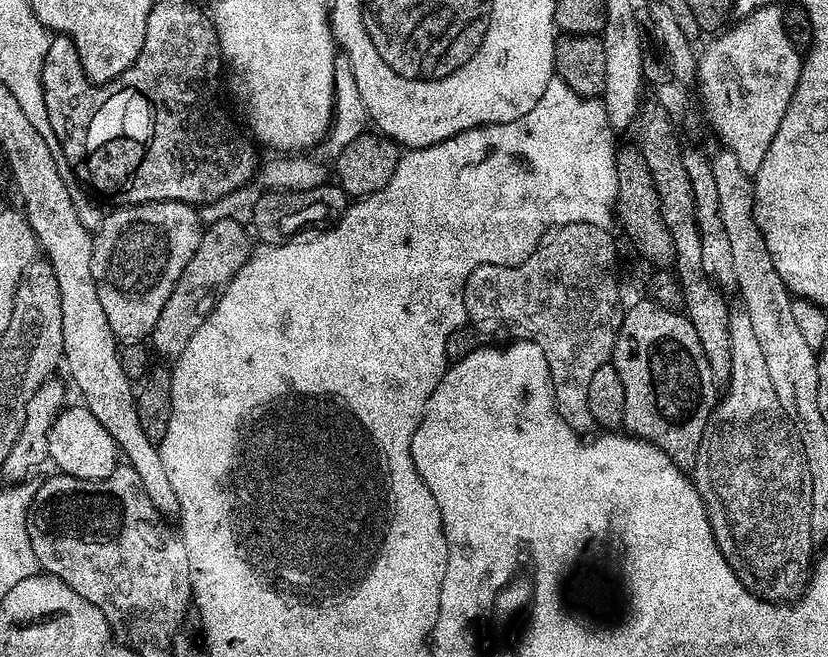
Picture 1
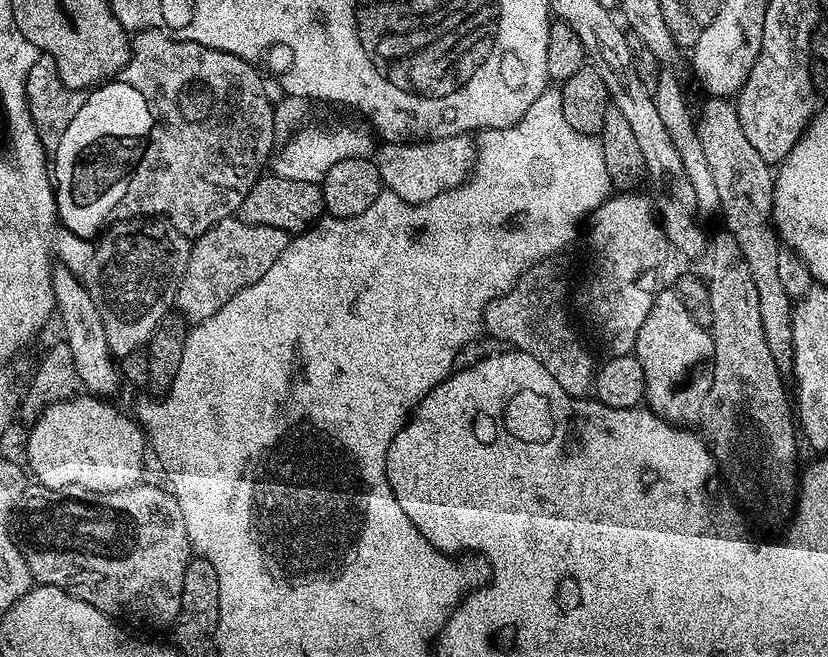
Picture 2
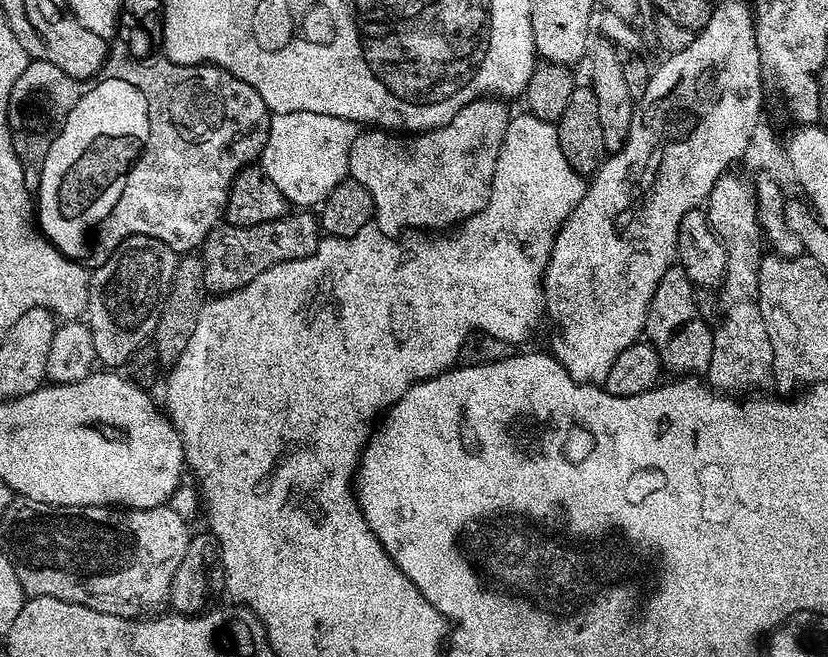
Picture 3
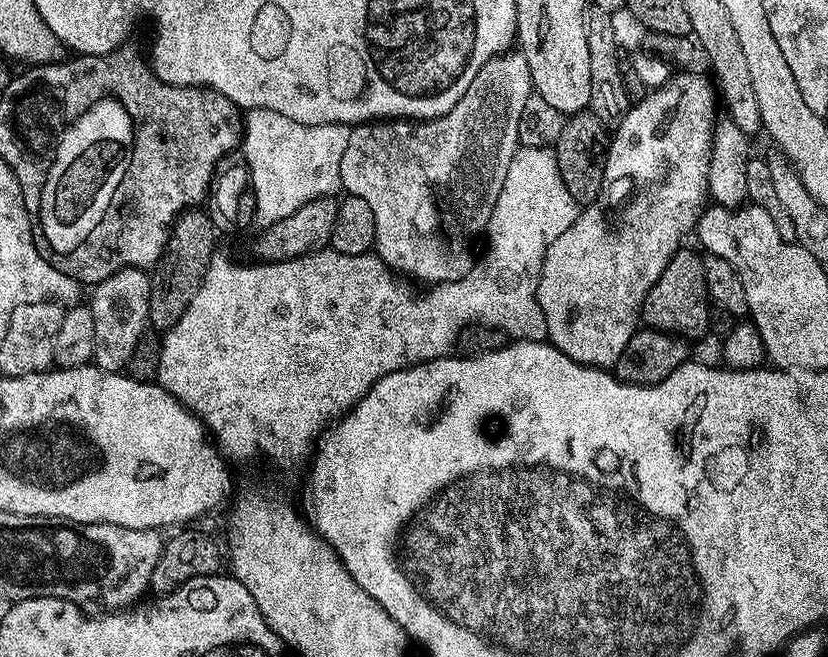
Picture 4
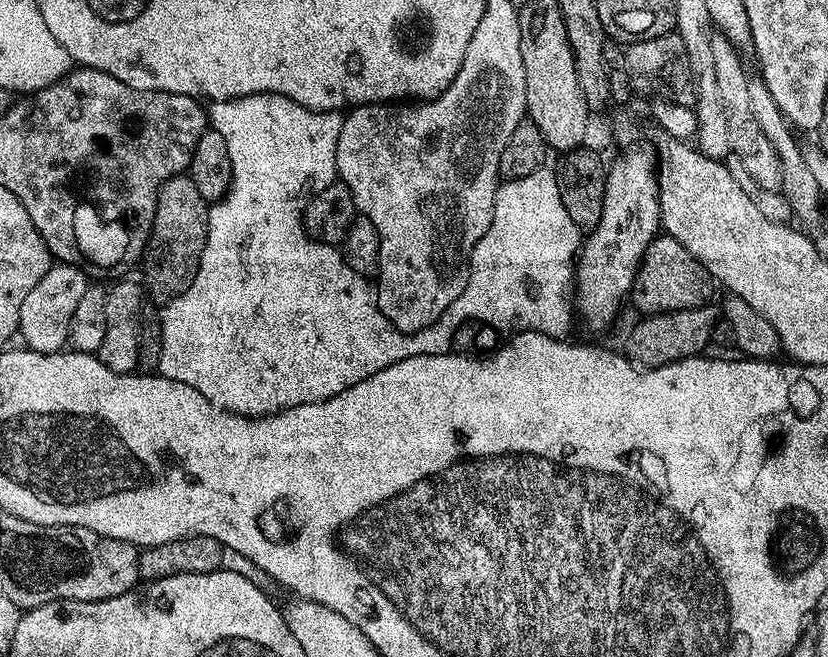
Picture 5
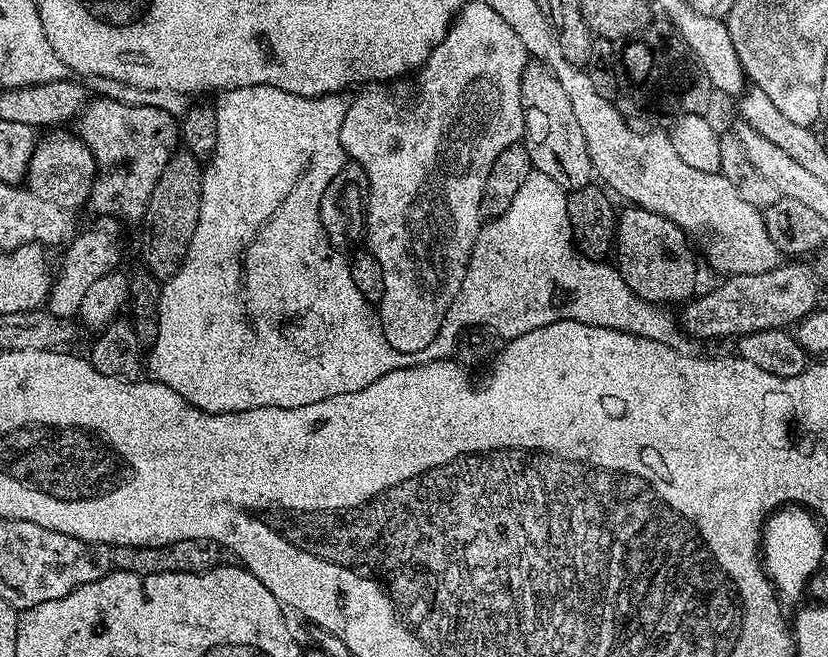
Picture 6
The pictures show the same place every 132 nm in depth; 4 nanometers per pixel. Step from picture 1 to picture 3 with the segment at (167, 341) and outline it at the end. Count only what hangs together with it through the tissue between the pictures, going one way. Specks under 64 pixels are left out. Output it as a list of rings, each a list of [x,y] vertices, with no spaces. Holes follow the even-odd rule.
[[[296,210],[280,220],[262,222],[258,226],[234,226],[227,222],[213,228],[204,239],[198,255],[204,263],[204,286],[212,294],[236,292],[254,282],[258,274],[287,260],[306,258],[320,245],[320,221],[308,210]]]

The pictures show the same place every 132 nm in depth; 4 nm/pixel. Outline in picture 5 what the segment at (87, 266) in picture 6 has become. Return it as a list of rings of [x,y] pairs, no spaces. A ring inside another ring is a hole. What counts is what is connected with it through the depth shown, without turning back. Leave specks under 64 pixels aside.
[[[63,262],[53,263],[49,272],[22,298],[20,307],[20,327],[18,336],[31,351],[34,352],[59,352],[69,343],[68,331],[70,322],[74,318],[74,310],[82,299],[82,294],[90,287],[83,267],[66,264]]]

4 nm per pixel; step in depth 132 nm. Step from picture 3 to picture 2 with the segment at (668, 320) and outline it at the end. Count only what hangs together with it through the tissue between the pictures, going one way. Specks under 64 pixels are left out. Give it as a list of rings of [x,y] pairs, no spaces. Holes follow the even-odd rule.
[[[668,286],[653,295],[650,314],[646,314],[646,322],[638,330],[634,355],[642,362],[642,374],[646,378],[644,399],[651,412],[670,424],[695,425],[714,378],[714,342],[711,331],[698,326],[686,314],[686,306],[682,306],[675,287]]]

